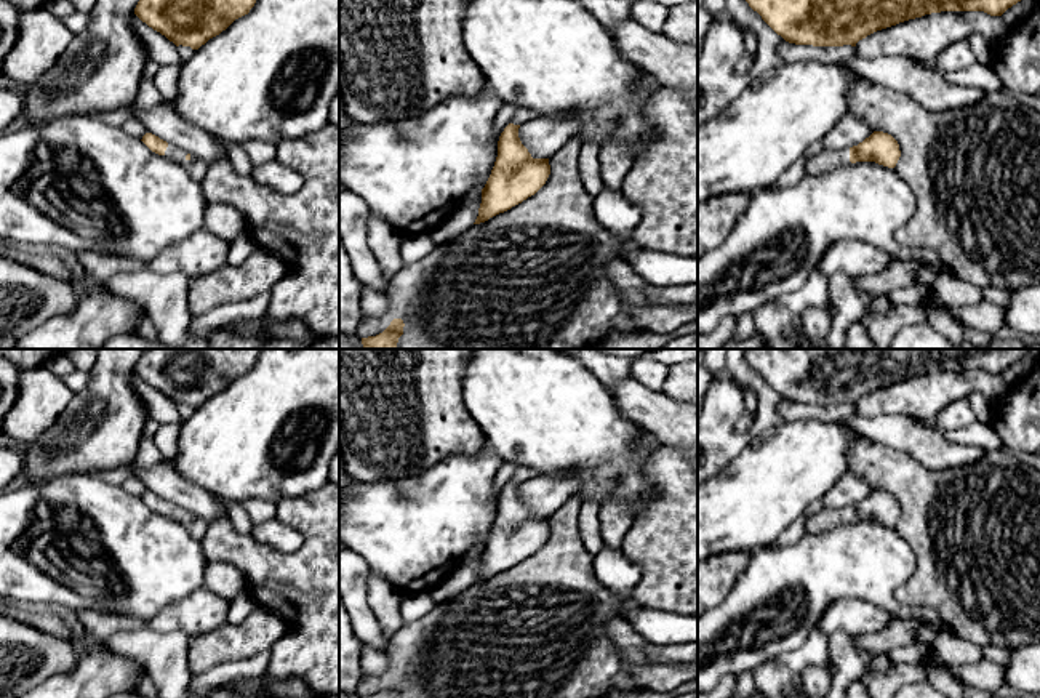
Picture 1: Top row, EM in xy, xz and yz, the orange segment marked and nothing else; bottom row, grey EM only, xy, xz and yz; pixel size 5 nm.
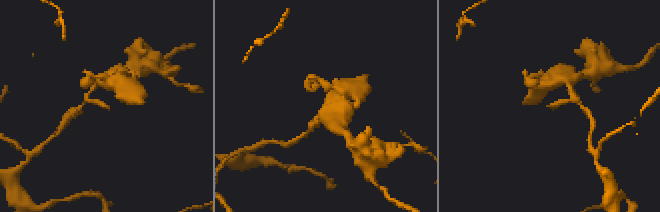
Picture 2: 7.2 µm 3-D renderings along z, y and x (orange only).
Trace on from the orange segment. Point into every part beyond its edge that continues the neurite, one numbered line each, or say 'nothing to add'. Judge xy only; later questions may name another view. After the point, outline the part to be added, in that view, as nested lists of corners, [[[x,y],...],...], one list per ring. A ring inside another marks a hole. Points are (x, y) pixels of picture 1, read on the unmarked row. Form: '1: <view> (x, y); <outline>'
1: xy (196, 525); [[[168,503],[163,515],[182,524],[194,540],[202,541],[208,530],[208,522],[195,514],[187,519],[186,514],[186,509]]]

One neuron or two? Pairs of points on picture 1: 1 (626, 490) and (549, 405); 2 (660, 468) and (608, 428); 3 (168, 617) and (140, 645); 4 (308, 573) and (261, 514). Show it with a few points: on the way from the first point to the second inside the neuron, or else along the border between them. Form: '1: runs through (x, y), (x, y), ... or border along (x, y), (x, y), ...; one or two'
1: runs through (613, 469), (570, 426); one
2: border along (656, 449), (644, 468), (655, 495); two
3: border along (144, 625), (157, 631), (181, 631), (188, 637); two
4: border along (277, 503), (274, 516); two

